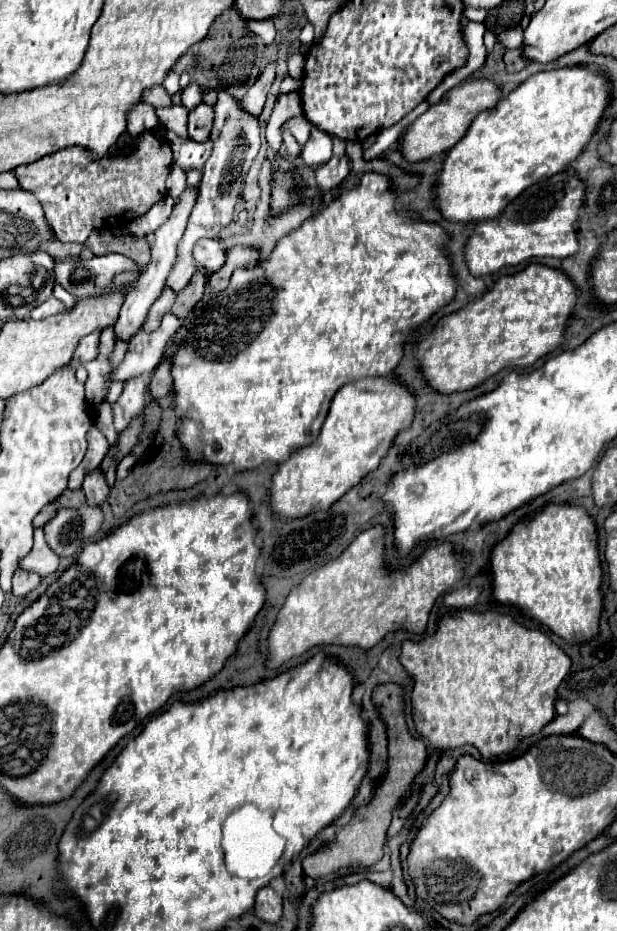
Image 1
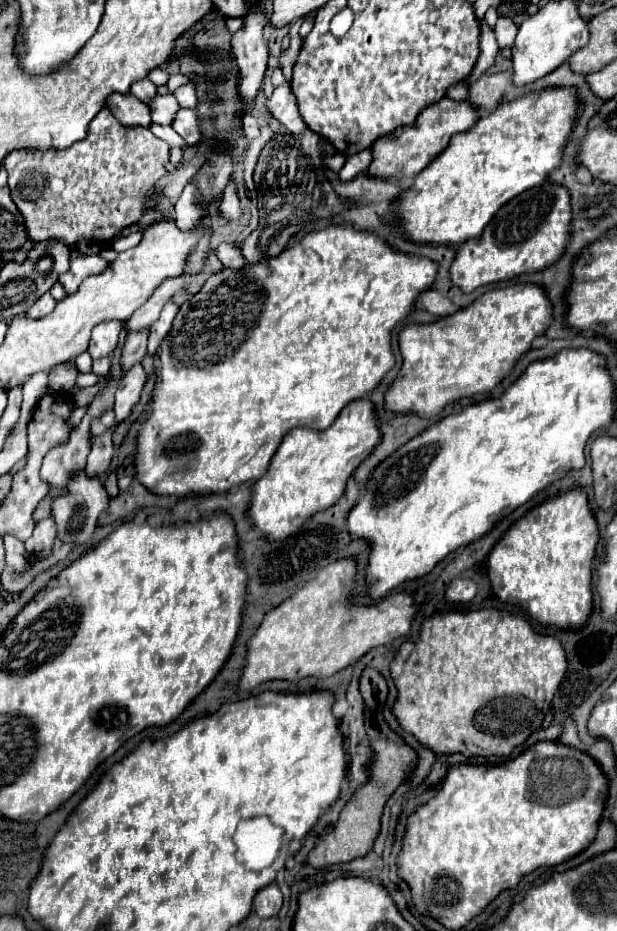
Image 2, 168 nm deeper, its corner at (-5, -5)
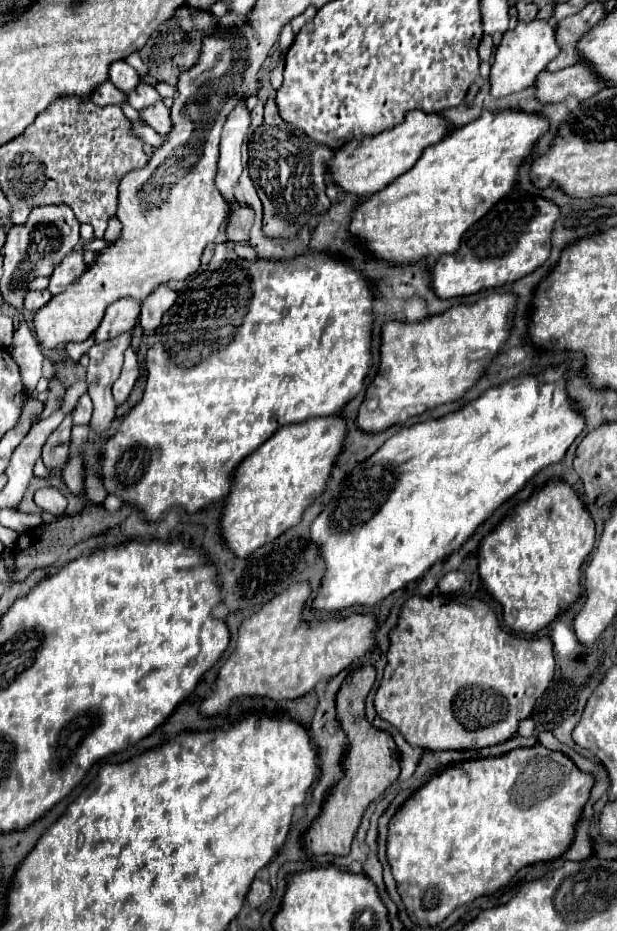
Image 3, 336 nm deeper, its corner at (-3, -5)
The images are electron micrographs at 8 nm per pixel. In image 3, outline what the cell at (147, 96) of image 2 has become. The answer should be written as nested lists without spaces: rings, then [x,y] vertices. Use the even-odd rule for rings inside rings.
[[[115,61],[115,65],[111,65],[111,69],[109,69],[109,81],[111,81],[117,89],[121,89],[121,91],[125,91],[125,93],[131,93],[131,91],[135,91],[135,89],[139,87],[141,77],[139,77],[137,71],[135,71],[131,65],[127,65],[125,61]]]

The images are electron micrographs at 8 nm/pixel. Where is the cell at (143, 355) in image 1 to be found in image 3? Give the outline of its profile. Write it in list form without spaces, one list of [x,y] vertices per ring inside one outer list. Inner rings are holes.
[[[163,285],[163,287],[155,289],[151,293],[151,297],[147,297],[147,301],[143,301],[139,325],[141,325],[145,335],[153,335],[155,333],[155,329],[161,323],[161,317],[167,313],[167,309],[173,307],[175,299],[177,299],[177,291],[167,287],[167,285]]]

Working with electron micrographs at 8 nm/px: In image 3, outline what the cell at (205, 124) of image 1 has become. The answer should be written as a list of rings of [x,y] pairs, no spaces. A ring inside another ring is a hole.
[[[157,103],[157,105],[151,105],[147,109],[141,111],[141,117],[145,119],[145,123],[149,127],[153,127],[157,133],[161,133],[163,137],[169,137],[171,135],[171,129],[173,129],[173,123],[171,123],[171,109],[165,107],[165,103]]]

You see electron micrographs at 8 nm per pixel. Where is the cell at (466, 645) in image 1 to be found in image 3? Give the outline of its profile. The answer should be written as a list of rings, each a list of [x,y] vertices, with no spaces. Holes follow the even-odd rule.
[[[415,595],[403,605],[399,625],[391,633],[391,647],[389,647],[389,653],[387,653],[389,663],[385,667],[383,681],[381,681],[377,695],[375,695],[375,711],[381,719],[389,721],[395,729],[399,729],[411,747],[421,747],[421,749],[429,749],[429,751],[459,751],[459,749],[485,749],[485,747],[501,745],[517,733],[519,721],[523,721],[531,715],[535,701],[545,693],[549,681],[553,679],[553,673],[555,673],[553,643],[551,643],[549,637],[525,639],[525,637],[515,637],[515,635],[503,631],[499,621],[497,621],[497,615],[491,611],[491,607],[487,607],[479,599],[467,599],[467,601],[459,599],[455,603],[451,603],[447,599],[451,599],[451,597],[441,597],[441,595],[419,597],[419,595]]]

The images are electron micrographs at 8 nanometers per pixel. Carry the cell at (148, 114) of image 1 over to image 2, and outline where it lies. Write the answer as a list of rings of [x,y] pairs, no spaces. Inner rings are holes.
[[[113,93],[107,97],[107,107],[113,111],[113,115],[123,123],[123,125],[141,125],[149,127],[151,117],[149,117],[149,107],[139,101],[133,95],[121,95]]]

